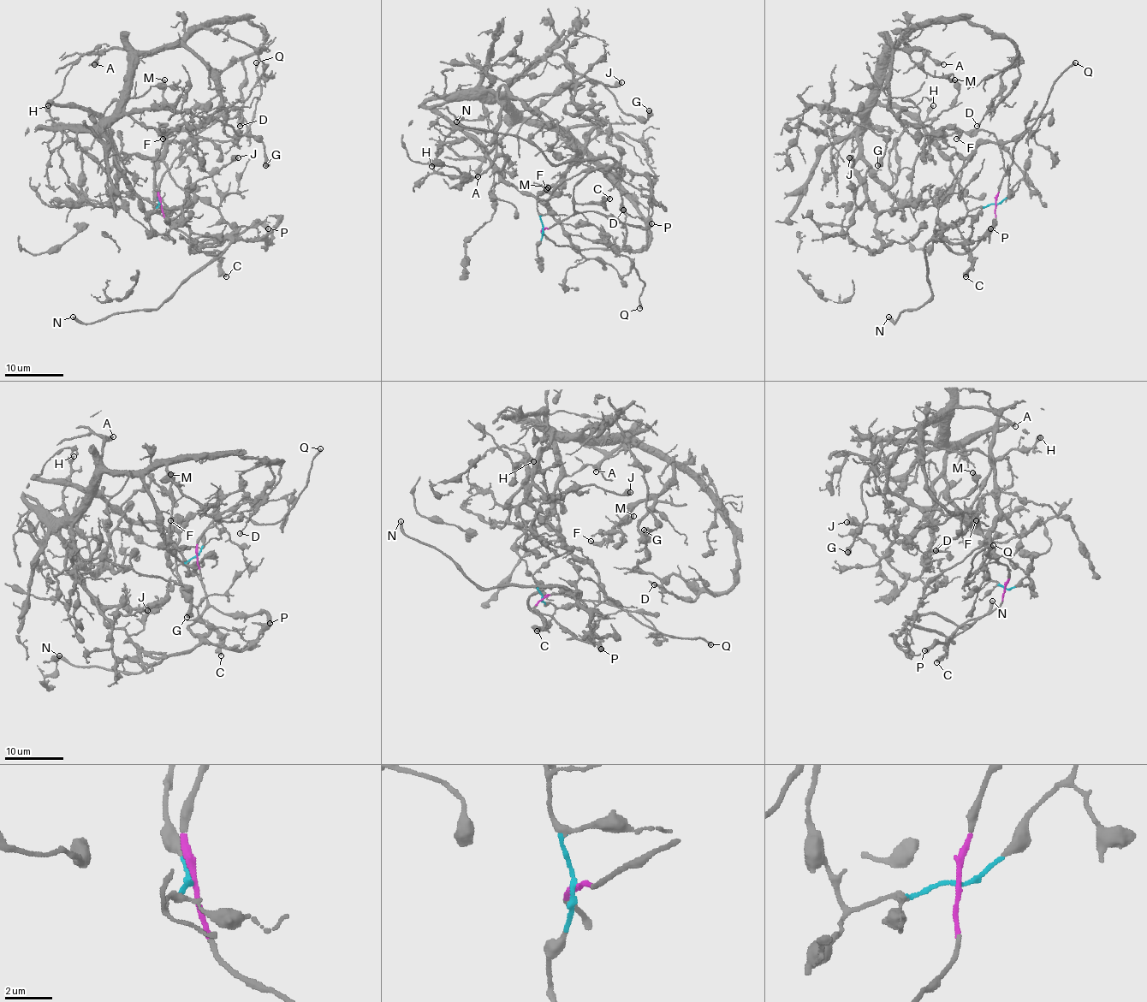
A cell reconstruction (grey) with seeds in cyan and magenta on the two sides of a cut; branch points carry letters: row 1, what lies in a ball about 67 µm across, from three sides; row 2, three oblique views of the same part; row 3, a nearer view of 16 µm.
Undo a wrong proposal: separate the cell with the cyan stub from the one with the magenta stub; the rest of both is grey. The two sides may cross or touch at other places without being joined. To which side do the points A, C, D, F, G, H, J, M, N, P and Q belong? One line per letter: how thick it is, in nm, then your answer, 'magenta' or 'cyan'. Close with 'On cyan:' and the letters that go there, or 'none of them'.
A: calibre 280 nm; cyan
C: calibre 440 nm; magenta
D: calibre 140 nm; cyan
F: calibre 220 nm; cyan
G: calibre 600 nm; cyan
H: calibre 420 nm; cyan
J: calibre 600 nm; cyan
M: calibre 480 nm; cyan
N: calibre 360 nm; magenta
P: calibre 550 nm; magenta
Q: calibre 340 nm; magenta
On cyan: A, D, F, G, H, J, M

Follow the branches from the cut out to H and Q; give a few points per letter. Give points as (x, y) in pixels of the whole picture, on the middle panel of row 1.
H: (543, 228), (538, 191), (496, 172), (499, 122), (454, 128), (431, 166)
Q: (543, 228), (543, 232), (554, 244), (613, 250), (623, 254), (633, 263), (642, 281), (638, 308)

